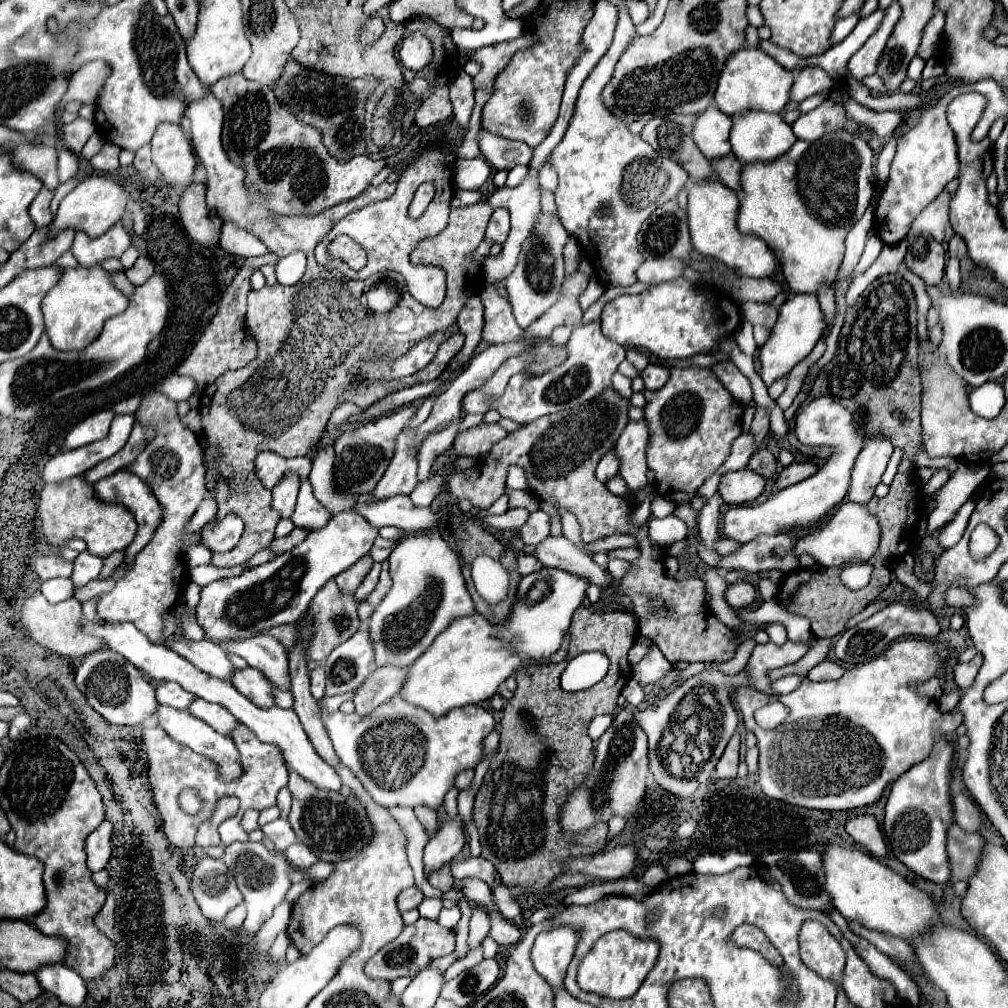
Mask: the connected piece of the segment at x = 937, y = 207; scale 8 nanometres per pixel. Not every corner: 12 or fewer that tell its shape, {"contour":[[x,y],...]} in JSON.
{"contour":[[941,192],[911,224],[909,234],[943,242],[951,194]]}

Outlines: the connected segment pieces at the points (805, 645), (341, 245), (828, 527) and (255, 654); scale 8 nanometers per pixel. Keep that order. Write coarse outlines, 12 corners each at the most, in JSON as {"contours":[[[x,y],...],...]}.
{"contours":[[[807,642],[757,644],[747,672],[769,694],[767,670],[797,662],[809,652]],[[347,236],[329,244],[329,256],[361,270],[367,262],[365,250]],[[843,502],[797,540],[819,566],[865,562],[879,546],[867,506]],[[259,634],[227,640],[229,654],[247,660],[281,690],[289,690],[287,652]]]}

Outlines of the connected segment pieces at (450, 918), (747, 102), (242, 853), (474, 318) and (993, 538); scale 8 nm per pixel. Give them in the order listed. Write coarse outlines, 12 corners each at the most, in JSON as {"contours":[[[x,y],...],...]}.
{"contours":[[[457,906],[443,908],[437,922],[453,930],[461,918]],[[759,48],[727,58],[715,104],[781,112],[793,72]],[[235,842],[223,862],[257,932],[291,888],[285,856]],[[479,296],[467,300],[459,312],[465,344],[459,354],[465,364],[481,340],[483,304]],[[987,525],[971,534],[969,549],[975,558],[989,556],[999,544]]]}

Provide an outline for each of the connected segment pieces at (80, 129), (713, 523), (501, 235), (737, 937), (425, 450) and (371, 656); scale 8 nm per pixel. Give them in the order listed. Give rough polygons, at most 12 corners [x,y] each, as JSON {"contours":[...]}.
{"contours":[[[77,118],[61,130],[65,148],[79,154],[97,130],[91,120]],[[715,494],[699,516],[699,538],[715,550],[721,496]],[[497,208],[485,238],[505,244],[509,236],[509,212]],[[751,924],[733,932],[733,942],[761,952],[773,966],[783,958],[763,932]],[[459,422],[431,434],[419,450],[419,482],[431,476],[435,458],[453,446]],[[367,628],[325,662],[325,696],[359,688],[375,666]]]}

